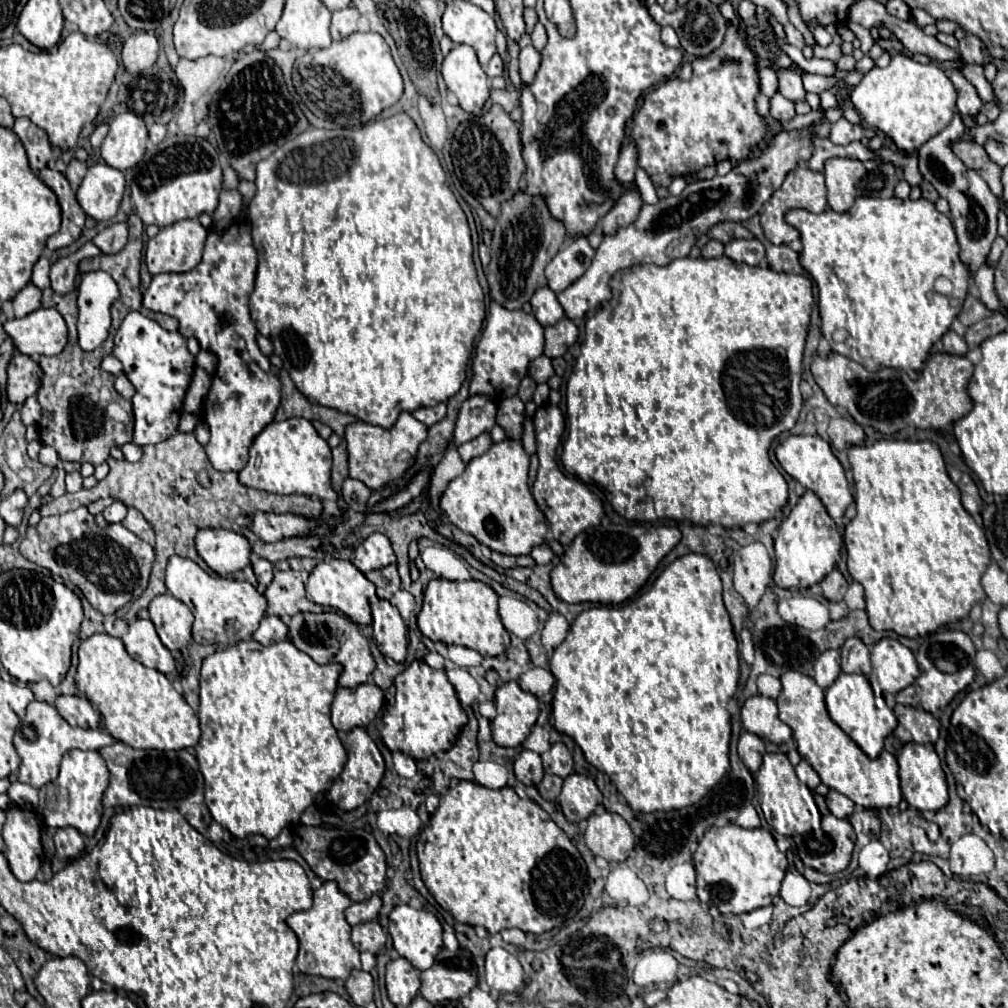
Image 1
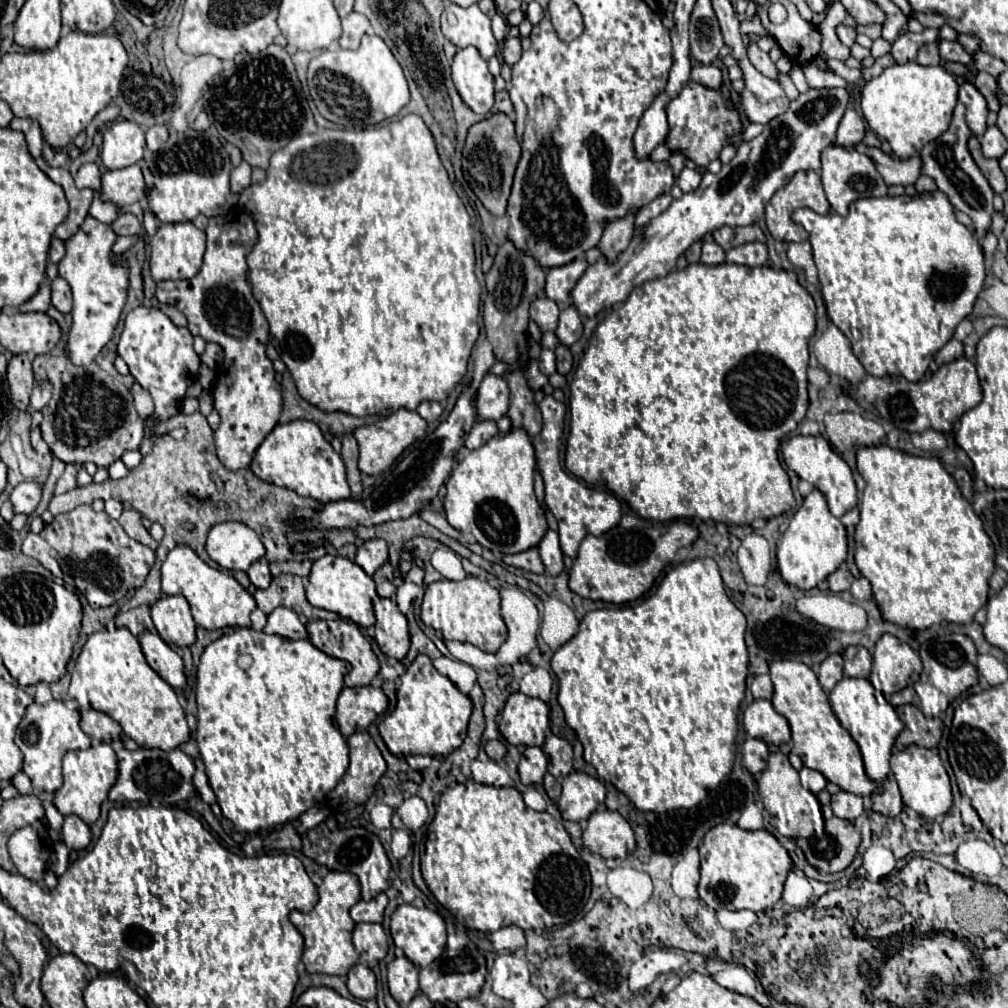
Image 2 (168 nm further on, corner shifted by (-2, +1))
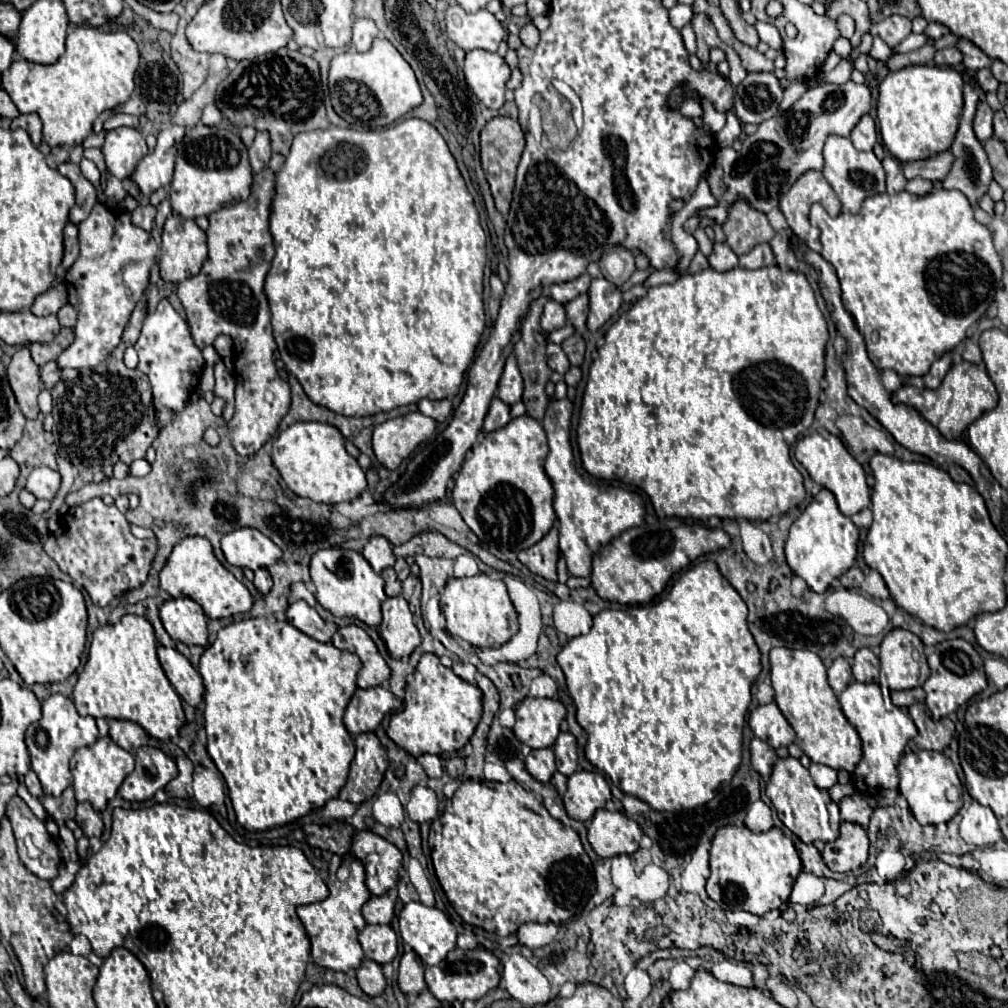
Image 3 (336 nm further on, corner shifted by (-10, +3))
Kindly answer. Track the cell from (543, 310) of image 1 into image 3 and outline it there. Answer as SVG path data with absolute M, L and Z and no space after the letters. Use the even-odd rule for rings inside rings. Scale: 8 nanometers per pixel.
M549 300L545 304L545 308L543 308L543 314L541 314L541 328L545 332L553 332L553 330L565 326L565 322L567 320L565 320L565 308L563 308L563 304L559 304L555 300Z

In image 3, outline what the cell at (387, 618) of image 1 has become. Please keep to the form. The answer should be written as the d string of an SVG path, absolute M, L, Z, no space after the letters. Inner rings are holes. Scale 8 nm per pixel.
M403 596L387 598L383 604L381 638L385 640L393 658L411 656L411 652L421 644L417 626L413 624L413 614Z

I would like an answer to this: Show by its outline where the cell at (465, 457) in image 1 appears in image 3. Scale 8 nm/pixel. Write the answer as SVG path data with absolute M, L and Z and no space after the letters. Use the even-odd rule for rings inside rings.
M493 398L491 406L489 406L489 414L483 424L483 434L491 434L491 432L503 428L509 420L511 420L509 406L503 406L503 402L499 402L499 398Z

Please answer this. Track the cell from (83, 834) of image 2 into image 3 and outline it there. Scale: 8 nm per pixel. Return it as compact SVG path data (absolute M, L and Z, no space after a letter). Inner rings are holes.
M89 802L77 804L75 822L81 826L81 830L85 832L87 838L91 838L91 836L101 838L101 834L103 834L103 820L101 820L101 816L91 808Z

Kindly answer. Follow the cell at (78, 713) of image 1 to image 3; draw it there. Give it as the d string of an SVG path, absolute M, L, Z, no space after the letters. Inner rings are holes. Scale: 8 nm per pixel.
M105 720L105 722L109 726L109 732L107 732L109 738L131 754L135 754L135 750L143 746L147 740L143 728L137 726L135 722L129 722L129 720Z

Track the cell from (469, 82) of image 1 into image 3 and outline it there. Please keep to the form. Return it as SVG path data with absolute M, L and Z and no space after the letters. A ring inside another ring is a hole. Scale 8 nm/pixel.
M471 50L465 56L465 80L473 94L493 110L505 104L505 82L509 80L509 66L499 54L487 50Z

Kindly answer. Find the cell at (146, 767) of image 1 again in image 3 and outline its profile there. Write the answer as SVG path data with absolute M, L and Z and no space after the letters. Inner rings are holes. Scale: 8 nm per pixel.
M141 746L135 752L135 770L125 778L125 782L119 788L119 796L129 802L143 802L151 796L155 796L157 790L163 790L175 776L179 774L179 768L173 758L169 758L163 750L153 746Z

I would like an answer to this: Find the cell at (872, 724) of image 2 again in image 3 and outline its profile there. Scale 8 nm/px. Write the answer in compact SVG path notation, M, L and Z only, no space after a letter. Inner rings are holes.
M853 680L841 694L839 704L843 708L845 718L855 726L859 732L859 738L863 742L863 758L855 768L855 788L861 794L875 794L883 788L897 788L899 786L899 774L897 764L903 754L905 744L909 738L917 734L917 728L905 709L896 706L885 706L885 700L881 696L879 684L863 684Z

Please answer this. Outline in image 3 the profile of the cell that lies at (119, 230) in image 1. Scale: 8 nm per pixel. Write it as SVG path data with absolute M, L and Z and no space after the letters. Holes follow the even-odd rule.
M149 204L149 206L137 206L133 212L131 212L131 222L147 232L153 230L153 218L155 218L155 208Z

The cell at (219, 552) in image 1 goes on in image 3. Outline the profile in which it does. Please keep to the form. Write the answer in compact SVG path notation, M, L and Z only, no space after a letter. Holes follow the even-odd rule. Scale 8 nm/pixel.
M237 528L221 538L221 550L229 564L239 568L269 568L281 558L279 546L255 528Z

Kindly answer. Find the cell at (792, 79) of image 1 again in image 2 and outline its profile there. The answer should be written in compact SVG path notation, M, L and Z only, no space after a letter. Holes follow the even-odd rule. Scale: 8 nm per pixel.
M753 38L749 40L747 54L749 54L751 64L755 64L755 68L757 68L761 74L765 74L765 76L769 76L769 78L773 78L773 80L777 78L777 68L775 68L775 64L773 64L773 60L769 58L769 54L767 54L767 52L759 50L759 46L755 44L755 40L753 40Z

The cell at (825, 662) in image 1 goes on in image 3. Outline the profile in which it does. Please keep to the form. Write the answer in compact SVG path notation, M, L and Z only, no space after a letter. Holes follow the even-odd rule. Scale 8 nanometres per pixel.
M847 658L833 660L833 666L827 670L827 674L829 674L829 686L833 688L835 694L841 694L845 690L845 686L853 680L851 664Z

